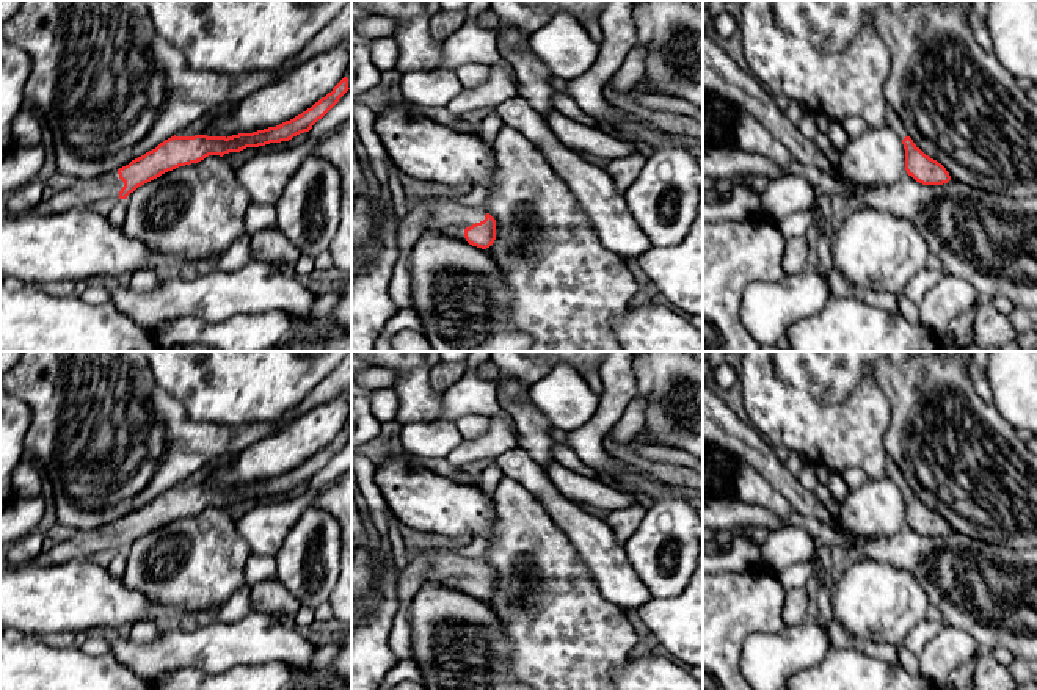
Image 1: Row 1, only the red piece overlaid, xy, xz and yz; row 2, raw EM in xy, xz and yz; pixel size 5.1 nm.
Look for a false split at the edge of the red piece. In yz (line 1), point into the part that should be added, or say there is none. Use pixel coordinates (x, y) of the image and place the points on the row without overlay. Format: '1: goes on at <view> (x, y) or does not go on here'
1: does not go on here

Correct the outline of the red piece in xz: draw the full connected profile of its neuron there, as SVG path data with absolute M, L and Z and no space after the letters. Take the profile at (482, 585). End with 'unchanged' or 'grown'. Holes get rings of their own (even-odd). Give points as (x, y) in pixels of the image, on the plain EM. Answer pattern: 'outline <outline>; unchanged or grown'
outline M425 549L431 568L425 582L468 593L472 597L486 601L496 591L496 571L486 558L461 557L447 549Z; grown

